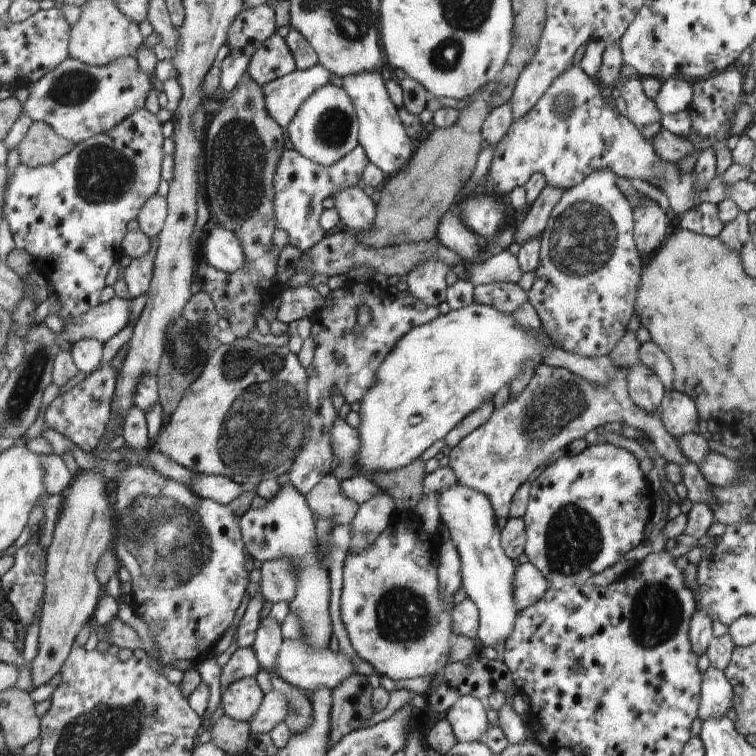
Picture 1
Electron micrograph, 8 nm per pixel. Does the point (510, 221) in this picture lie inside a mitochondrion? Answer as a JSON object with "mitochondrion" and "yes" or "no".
{"mitochondrion":"no"}

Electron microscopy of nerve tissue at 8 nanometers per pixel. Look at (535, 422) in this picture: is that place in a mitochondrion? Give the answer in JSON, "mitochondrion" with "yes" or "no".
{"mitochondrion":"yes"}

